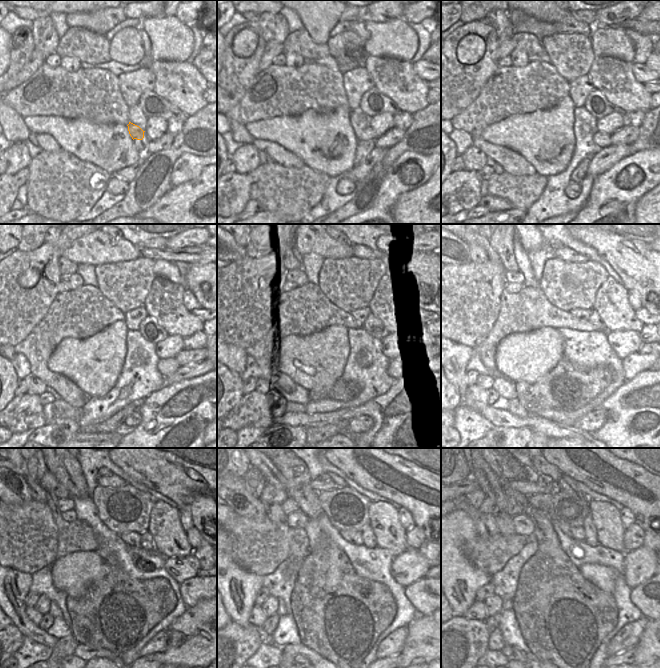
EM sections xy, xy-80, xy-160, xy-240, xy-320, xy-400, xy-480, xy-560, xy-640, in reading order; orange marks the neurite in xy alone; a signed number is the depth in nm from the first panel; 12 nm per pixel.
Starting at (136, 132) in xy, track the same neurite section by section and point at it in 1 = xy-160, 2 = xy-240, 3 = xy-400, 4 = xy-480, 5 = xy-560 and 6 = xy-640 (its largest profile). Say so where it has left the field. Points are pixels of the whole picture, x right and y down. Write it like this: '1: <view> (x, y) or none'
1: xy-160 (602, 139)
2: xy-240 (166, 367)
3: xy-400 (635, 363)
4: xy-480 (193, 590)
5: xy-560 (420, 594)
6: xy-640 (644, 596)

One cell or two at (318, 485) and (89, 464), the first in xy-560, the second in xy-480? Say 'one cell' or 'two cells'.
two cells

